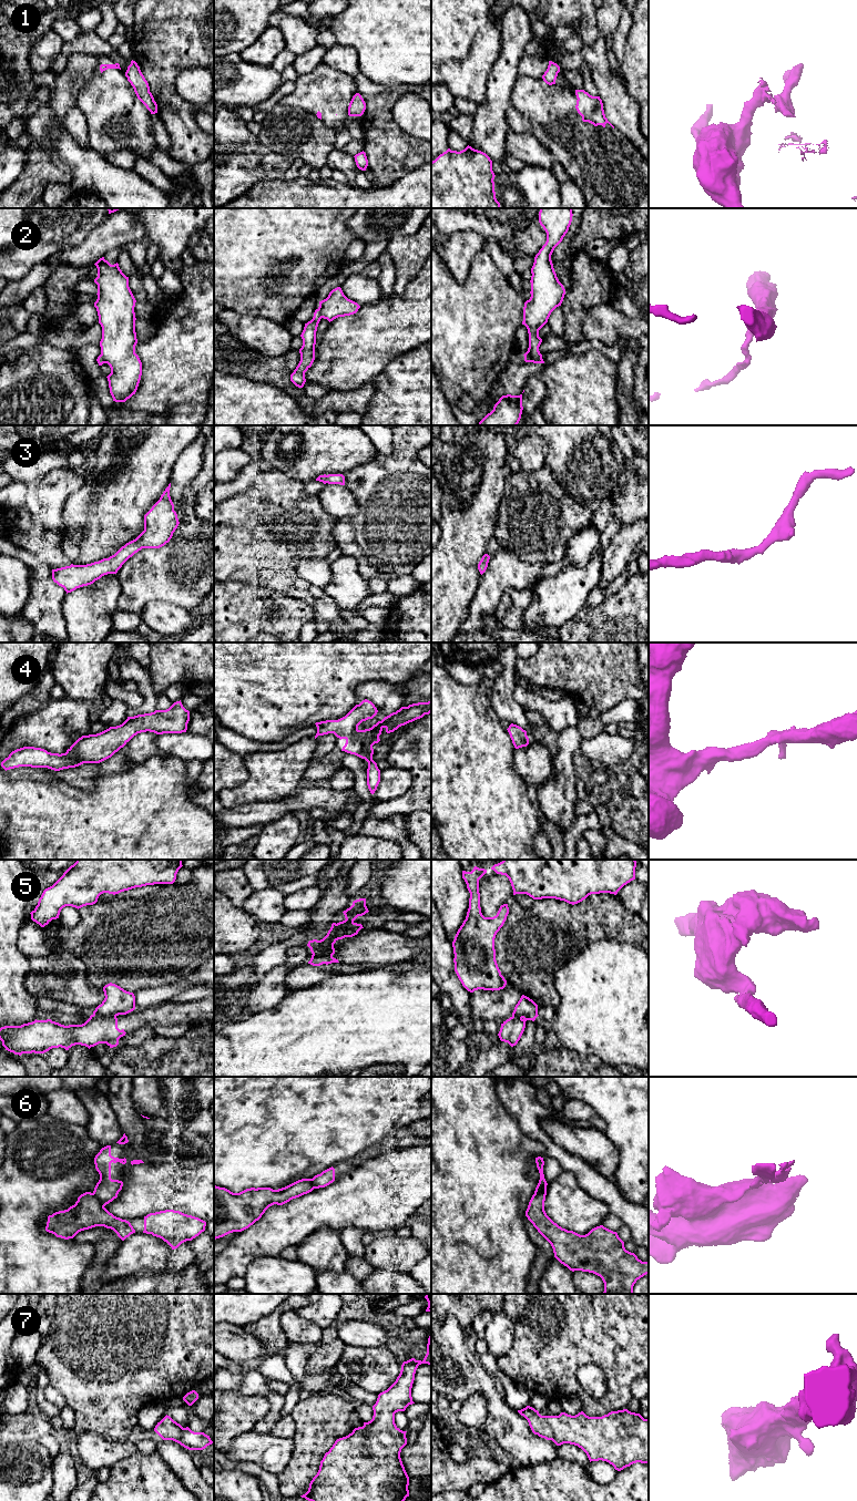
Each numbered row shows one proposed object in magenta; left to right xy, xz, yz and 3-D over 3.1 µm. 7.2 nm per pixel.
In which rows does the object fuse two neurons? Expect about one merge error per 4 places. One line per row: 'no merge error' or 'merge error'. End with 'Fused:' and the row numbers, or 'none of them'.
1: merge error
2: merge error
3: no merge error
4: no merge error
5: merge error
6: merge error
7: no merge error
Fused: 1, 2, 5, 6

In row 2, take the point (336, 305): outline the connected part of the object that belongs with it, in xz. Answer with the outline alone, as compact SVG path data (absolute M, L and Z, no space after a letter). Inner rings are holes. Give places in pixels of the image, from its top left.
M340 287L333 289L328 297L319 301L320 316L329 322L338 317L354 315L358 311L360 306L348 299Z

